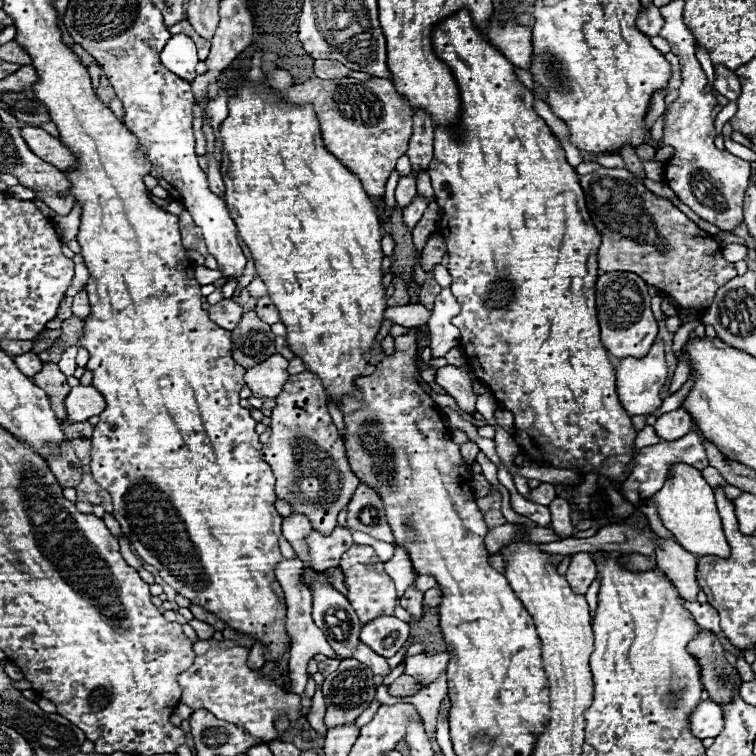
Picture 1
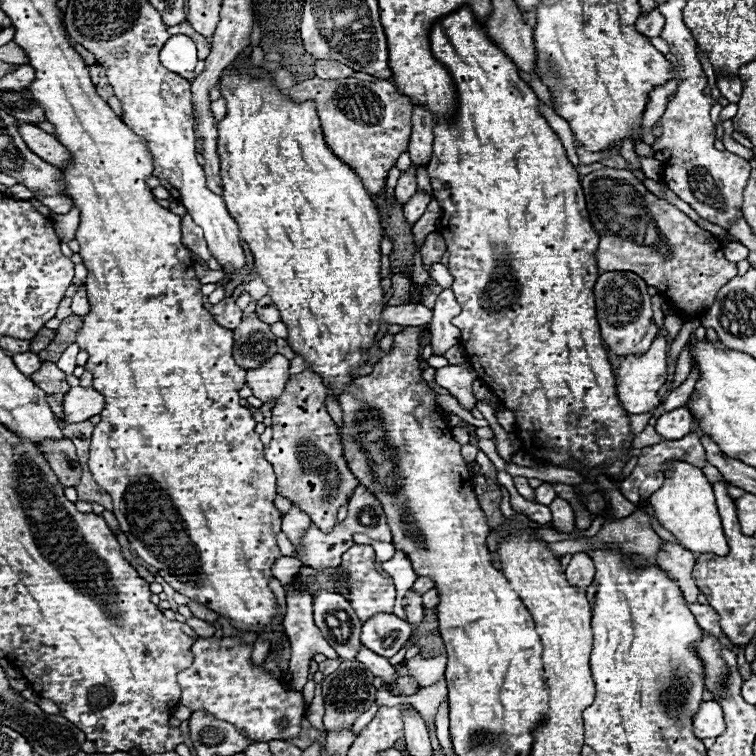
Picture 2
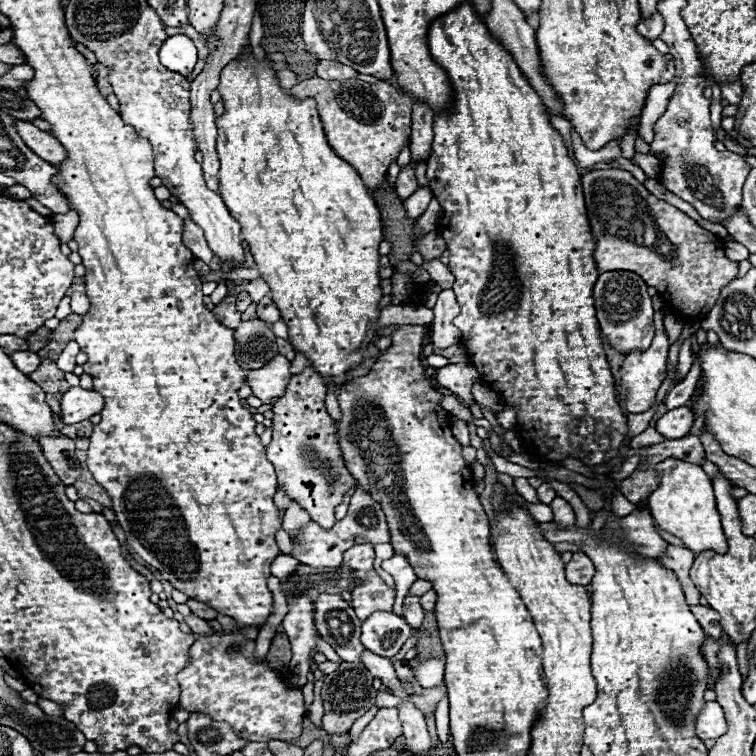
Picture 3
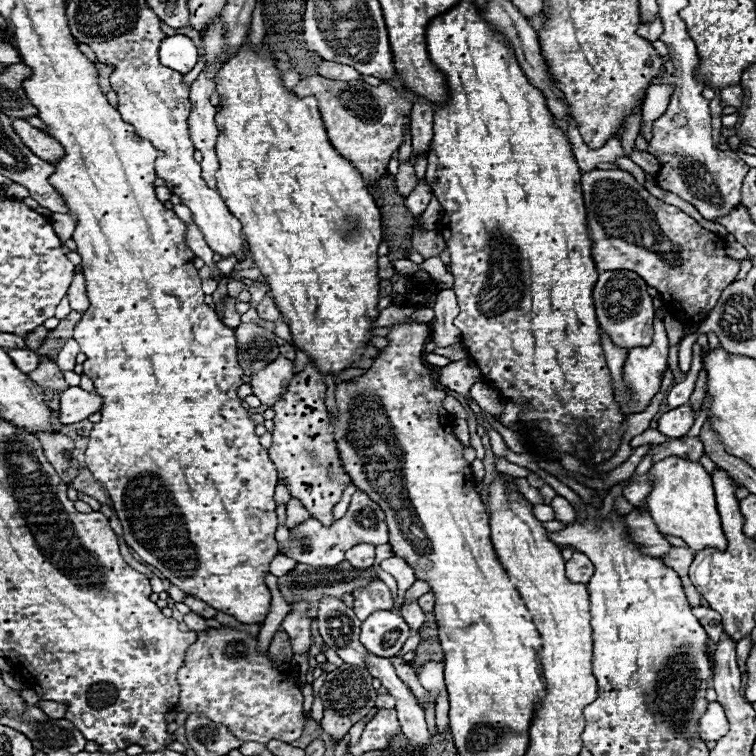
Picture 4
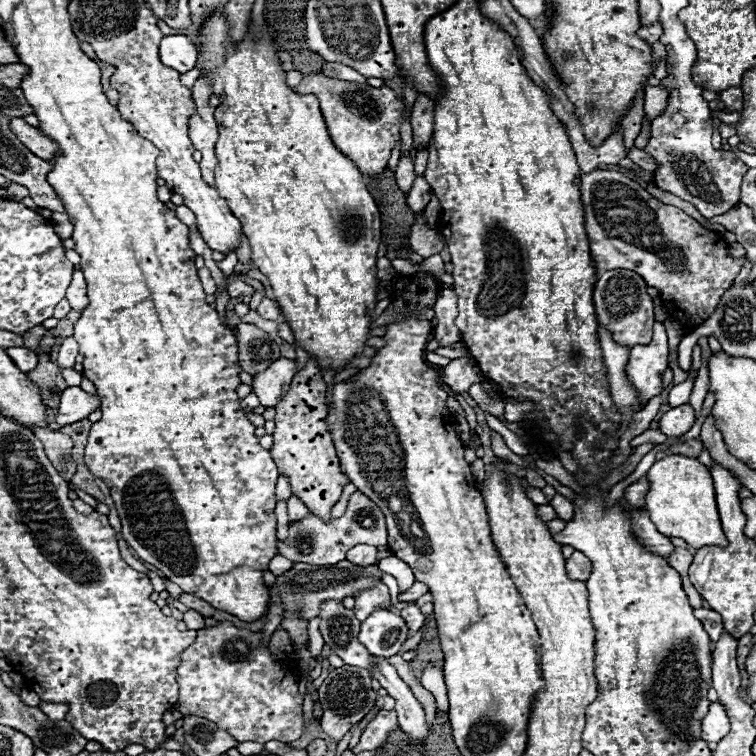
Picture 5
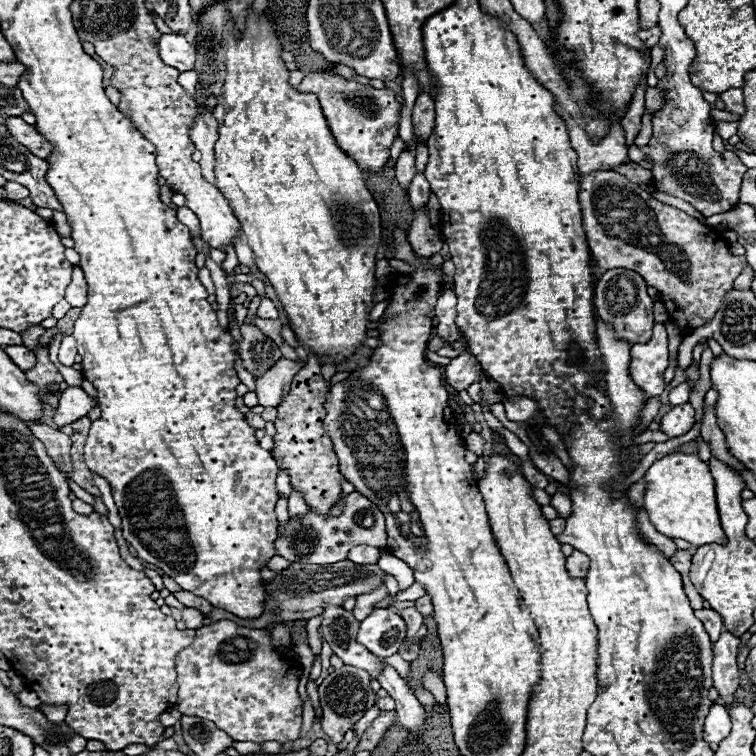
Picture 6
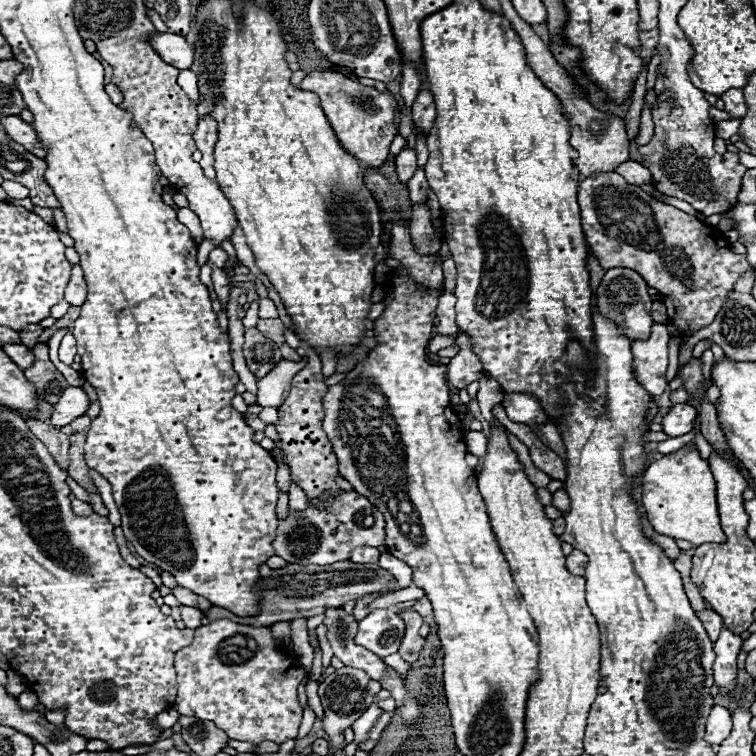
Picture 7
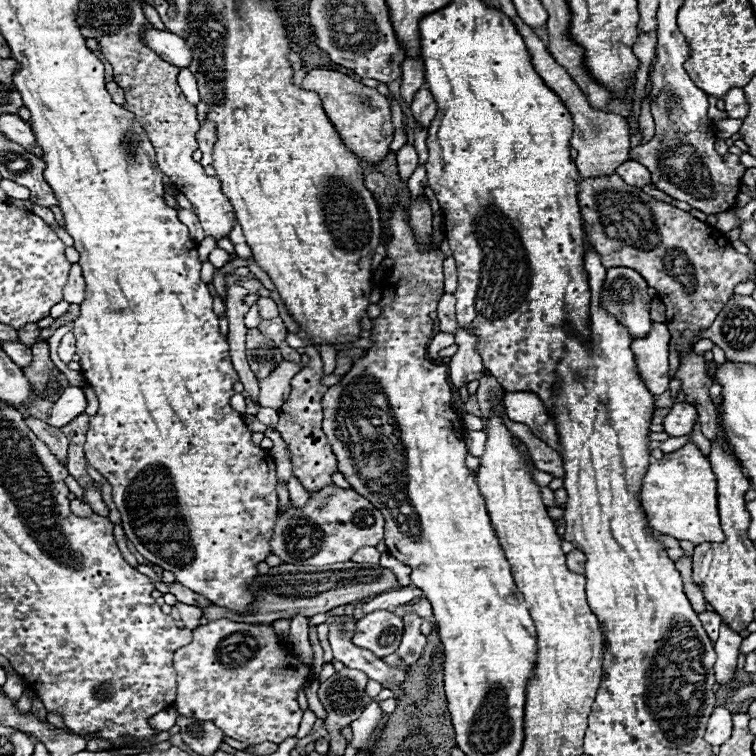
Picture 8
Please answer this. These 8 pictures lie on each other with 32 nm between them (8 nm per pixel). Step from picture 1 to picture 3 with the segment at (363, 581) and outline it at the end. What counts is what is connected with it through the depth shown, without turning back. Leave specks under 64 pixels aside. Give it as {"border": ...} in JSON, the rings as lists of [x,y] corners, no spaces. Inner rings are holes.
{"border":[[[354,544],[344,554],[344,566],[348,566],[354,574],[352,588],[352,608],[360,620],[374,612],[390,612],[394,604],[394,590],[378,576],[374,570],[375,551],[372,544]]]}

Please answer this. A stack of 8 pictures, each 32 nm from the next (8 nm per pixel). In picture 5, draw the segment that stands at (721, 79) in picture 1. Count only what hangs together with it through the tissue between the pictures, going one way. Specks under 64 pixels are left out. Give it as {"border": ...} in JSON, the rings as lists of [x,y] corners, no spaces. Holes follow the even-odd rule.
{"border":[[[726,88],[720,92],[720,100],[734,112],[742,110],[742,90],[740,88]]]}

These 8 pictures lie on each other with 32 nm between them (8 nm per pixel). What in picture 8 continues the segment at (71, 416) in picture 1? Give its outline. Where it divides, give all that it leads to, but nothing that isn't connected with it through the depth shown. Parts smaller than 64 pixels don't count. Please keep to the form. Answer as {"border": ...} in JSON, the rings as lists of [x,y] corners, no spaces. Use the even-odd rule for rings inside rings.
{"border":[[[68,386],[64,390],[64,394],[58,398],[58,402],[54,402],[54,408],[50,412],[50,420],[48,422],[54,428],[62,428],[70,420],[80,416],[84,410],[86,410],[86,396],[84,396],[82,388]]]}

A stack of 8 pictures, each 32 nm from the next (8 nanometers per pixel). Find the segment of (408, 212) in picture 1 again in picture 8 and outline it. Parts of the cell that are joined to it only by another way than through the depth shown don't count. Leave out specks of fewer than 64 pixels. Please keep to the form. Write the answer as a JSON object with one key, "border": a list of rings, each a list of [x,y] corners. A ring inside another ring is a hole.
{"border":[[[418,166],[416,172],[410,176],[408,188],[410,188],[412,200],[418,200],[418,198],[424,196],[424,188],[426,188],[426,170],[424,170],[424,166]]]}

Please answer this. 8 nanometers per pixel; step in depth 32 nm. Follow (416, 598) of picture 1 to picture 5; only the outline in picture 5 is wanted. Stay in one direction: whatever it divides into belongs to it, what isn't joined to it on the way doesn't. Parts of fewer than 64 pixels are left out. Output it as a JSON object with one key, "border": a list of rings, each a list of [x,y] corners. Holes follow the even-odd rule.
{"border":[[[410,604],[410,606],[402,608],[400,610],[400,616],[406,620],[406,624],[410,628],[410,634],[418,632],[422,628],[422,624],[424,624],[424,614],[420,612],[420,608],[416,604]]]}

